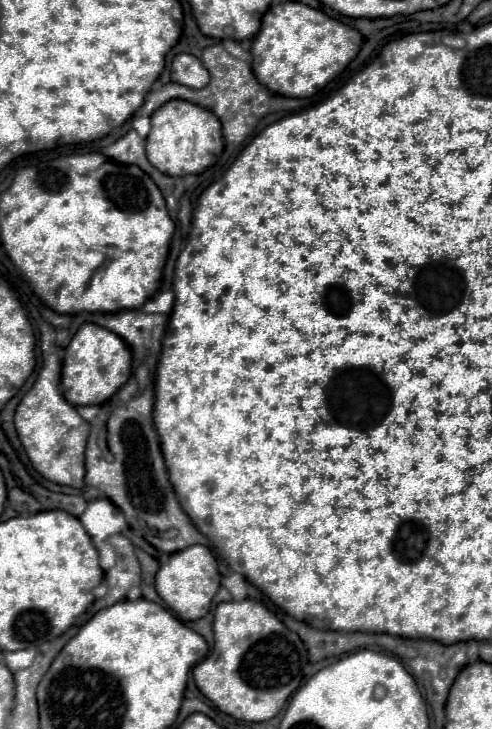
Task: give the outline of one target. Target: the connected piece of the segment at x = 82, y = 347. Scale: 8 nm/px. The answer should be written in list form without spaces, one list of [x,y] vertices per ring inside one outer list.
[[[84,323],[66,347],[62,367],[62,393],[72,405],[102,405],[128,381],[130,371],[132,355],[130,349],[126,349],[122,337],[96,323]]]

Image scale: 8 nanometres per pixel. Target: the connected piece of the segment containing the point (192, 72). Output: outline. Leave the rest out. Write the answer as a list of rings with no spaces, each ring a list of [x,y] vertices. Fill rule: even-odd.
[[[180,53],[172,61],[172,81],[190,89],[202,89],[208,85],[210,75],[200,63],[200,59],[190,53]]]

